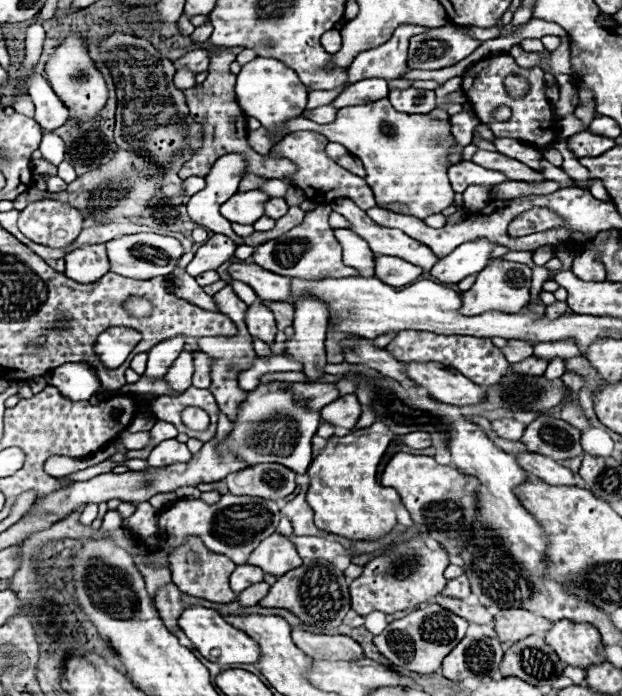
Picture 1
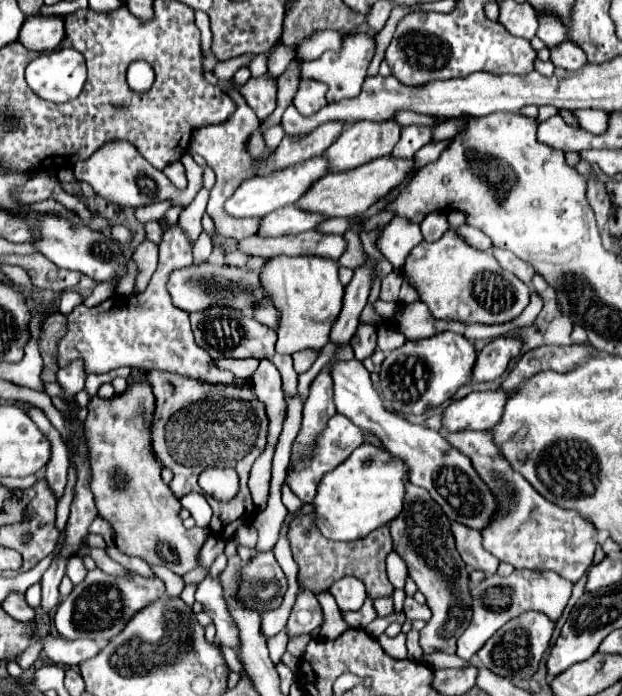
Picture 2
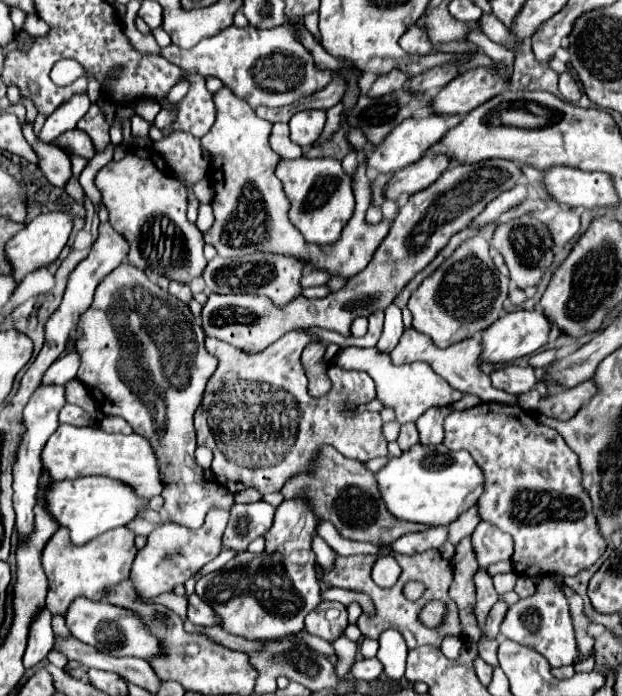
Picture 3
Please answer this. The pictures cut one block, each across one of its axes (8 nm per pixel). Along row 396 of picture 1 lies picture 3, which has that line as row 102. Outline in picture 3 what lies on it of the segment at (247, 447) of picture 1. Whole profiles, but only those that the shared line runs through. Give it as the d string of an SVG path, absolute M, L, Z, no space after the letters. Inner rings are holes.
M282 24L272 30L258 30L252 26L230 26L218 32L216 36L200 40L190 50L182 50L170 44L162 48L160 54L186 72L220 78L226 88L230 88L238 98L246 100L252 108L288 106L300 98L322 90L332 78L330 72L320 72L314 66L310 52L296 40L288 24Z

